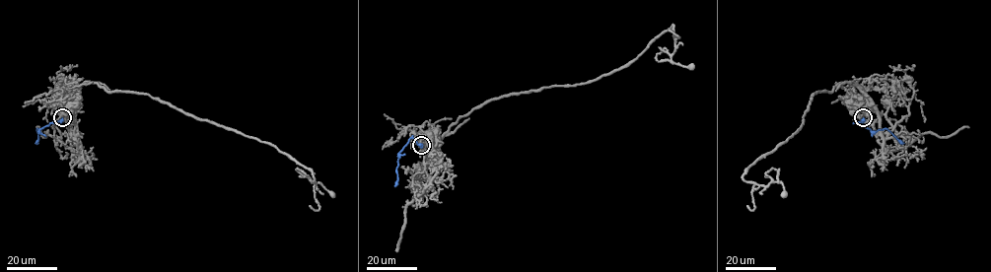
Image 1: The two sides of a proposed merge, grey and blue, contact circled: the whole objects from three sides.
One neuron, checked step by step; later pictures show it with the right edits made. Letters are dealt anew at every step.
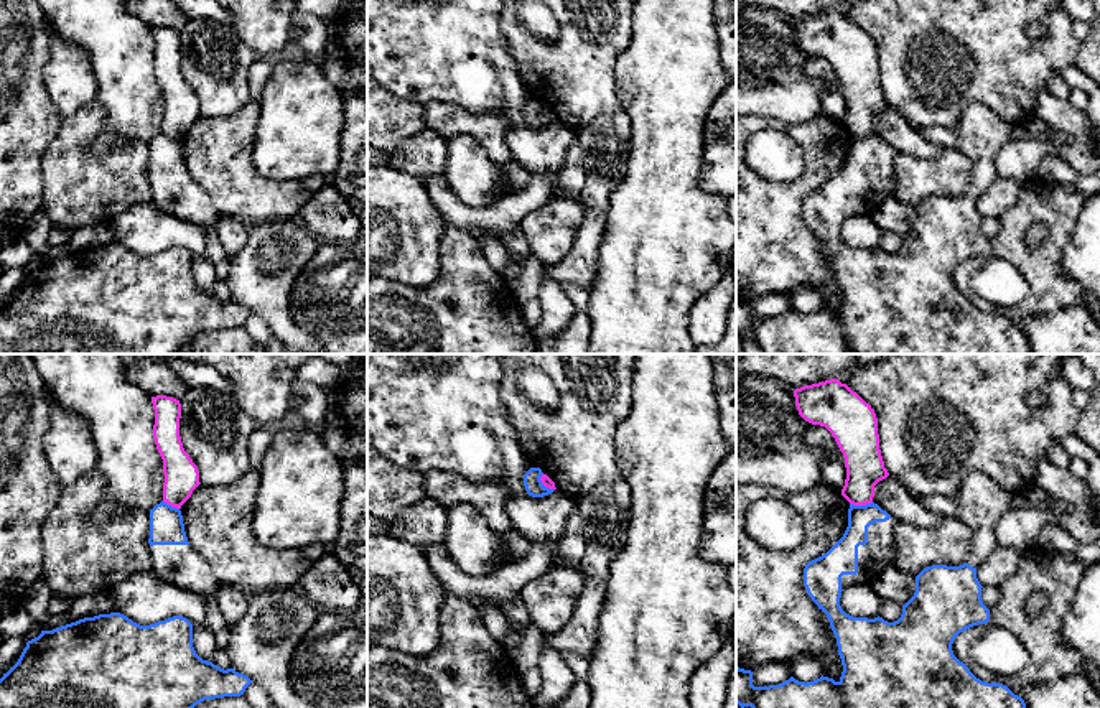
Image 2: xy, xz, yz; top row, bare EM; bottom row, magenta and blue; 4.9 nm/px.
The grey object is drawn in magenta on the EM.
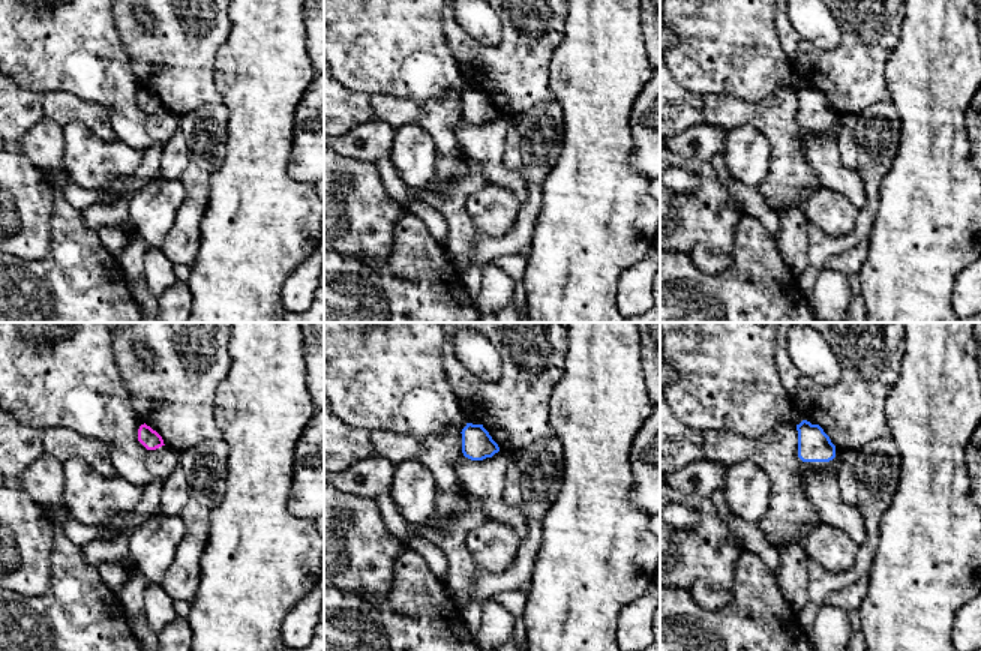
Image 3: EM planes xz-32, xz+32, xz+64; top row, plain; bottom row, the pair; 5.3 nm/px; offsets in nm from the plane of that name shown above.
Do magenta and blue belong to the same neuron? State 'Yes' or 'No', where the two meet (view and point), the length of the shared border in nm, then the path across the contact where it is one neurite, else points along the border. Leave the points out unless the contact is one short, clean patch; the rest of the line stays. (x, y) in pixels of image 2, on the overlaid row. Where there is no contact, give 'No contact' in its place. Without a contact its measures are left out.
No. Touches magenta at yz (860, 504). Shared border 110 nm. Boundary: yz (871, 501), (850, 504)

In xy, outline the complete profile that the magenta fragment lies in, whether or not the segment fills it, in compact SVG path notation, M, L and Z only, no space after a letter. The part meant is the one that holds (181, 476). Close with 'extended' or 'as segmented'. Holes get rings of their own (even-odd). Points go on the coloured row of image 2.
M166 395L151 397L151 403L155 410L153 440L163 459L163 502L181 509L201 484L198 466L184 451L179 436L181 403Z; as segmented

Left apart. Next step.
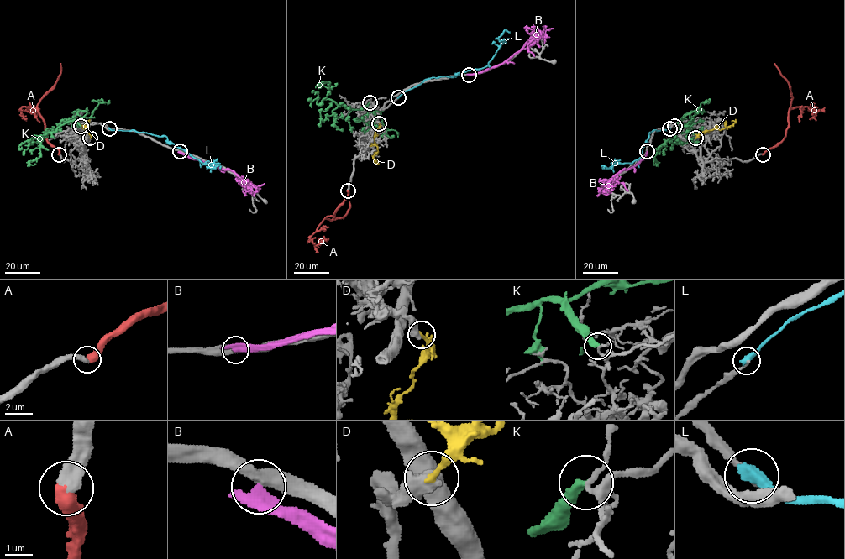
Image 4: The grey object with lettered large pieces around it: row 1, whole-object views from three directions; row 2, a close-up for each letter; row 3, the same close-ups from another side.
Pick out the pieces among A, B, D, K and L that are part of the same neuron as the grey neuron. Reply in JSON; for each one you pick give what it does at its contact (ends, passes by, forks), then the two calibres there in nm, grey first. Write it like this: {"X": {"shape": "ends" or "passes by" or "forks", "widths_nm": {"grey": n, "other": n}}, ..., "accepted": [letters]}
{"A": {"shape": "ends", "widths_nm": {"grey": 550, "other": 600}}, "accepted": ["A"]}

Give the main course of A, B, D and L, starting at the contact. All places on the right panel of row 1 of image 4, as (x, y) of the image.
A: (763, 154), (784, 137), (792, 96), (789, 84), (774, 64)
B: (647, 151), (637, 164), (619, 171), (610, 180), (611, 179), (616, 182), (611, 186), (622, 183), (628, 190)
D: (695, 138), (701, 133), (730, 127), (735, 122), (732, 121)
L: (669, 128), (649, 133), (638, 159), (609, 168), (602, 165), (604, 169)

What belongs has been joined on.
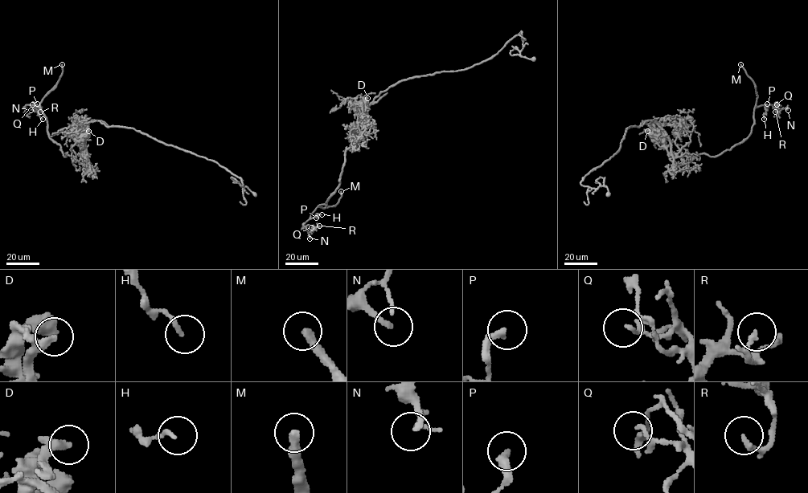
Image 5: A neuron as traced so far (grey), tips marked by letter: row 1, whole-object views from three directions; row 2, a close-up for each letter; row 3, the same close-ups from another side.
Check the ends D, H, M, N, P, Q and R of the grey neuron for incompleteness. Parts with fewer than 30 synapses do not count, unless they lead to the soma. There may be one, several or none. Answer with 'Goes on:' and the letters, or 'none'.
Goes on: D, M

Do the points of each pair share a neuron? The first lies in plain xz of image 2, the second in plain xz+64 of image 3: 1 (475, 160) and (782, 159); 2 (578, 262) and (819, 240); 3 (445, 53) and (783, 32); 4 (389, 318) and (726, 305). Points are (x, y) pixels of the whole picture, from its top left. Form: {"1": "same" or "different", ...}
{"1": "different", "2": "same", "3": "different", "4": "same"}

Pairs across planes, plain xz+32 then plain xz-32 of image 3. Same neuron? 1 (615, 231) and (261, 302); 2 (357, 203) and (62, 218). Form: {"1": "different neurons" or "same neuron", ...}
{"1": "same neuron", "2": "different neurons"}

